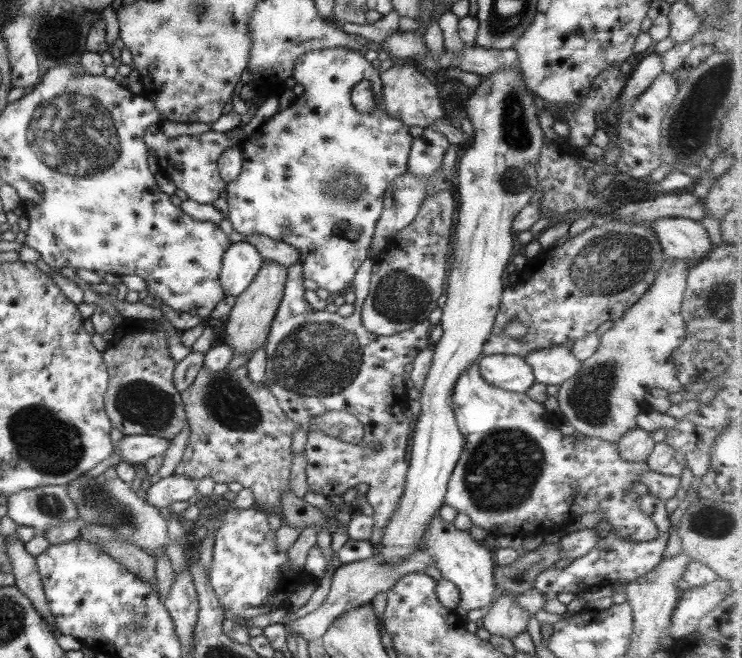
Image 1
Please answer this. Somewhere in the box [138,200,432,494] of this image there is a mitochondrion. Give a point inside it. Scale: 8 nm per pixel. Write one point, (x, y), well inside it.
(317, 357)

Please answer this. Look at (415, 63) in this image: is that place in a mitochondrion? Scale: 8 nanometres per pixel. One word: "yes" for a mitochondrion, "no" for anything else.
no

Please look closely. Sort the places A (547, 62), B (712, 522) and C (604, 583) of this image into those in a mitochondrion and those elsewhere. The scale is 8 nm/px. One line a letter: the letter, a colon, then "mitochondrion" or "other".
A: other
B: mitochondrion
C: other

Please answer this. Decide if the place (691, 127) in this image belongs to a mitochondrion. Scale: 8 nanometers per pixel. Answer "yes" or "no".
yes

